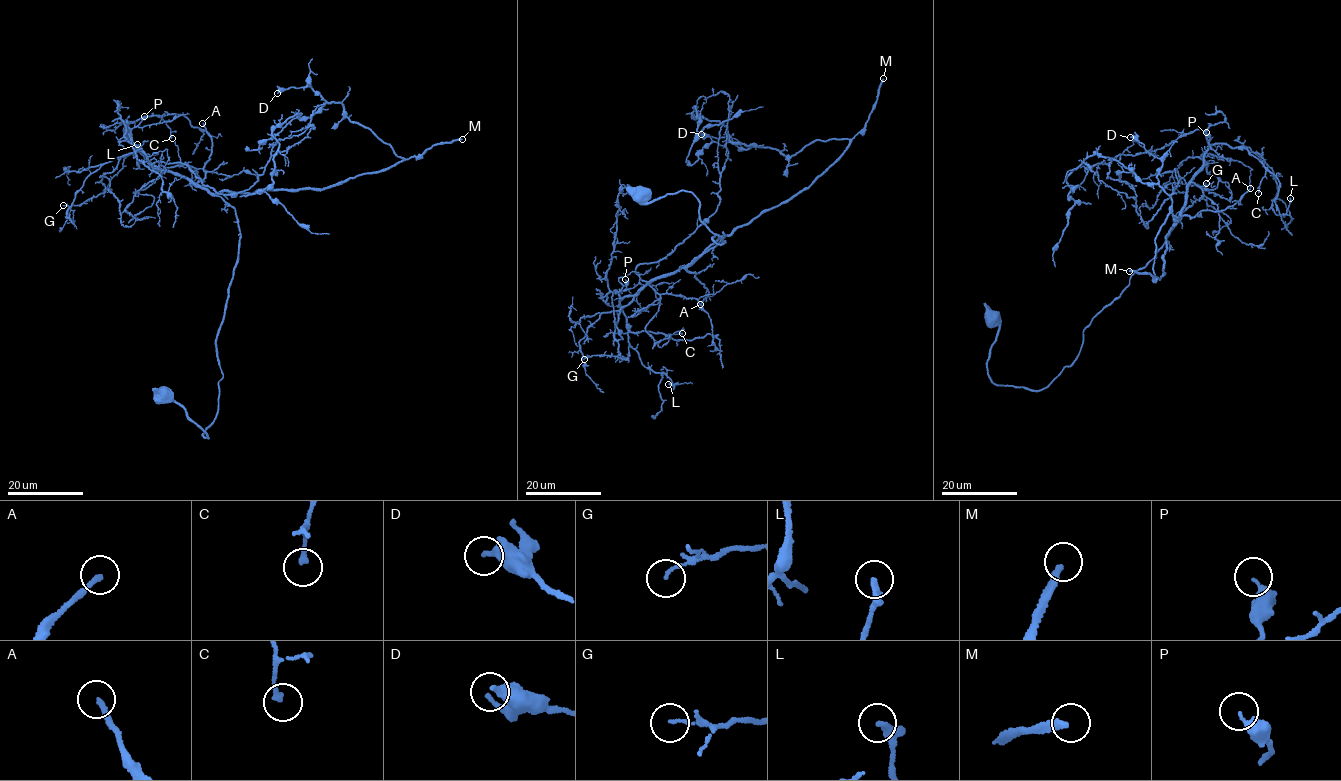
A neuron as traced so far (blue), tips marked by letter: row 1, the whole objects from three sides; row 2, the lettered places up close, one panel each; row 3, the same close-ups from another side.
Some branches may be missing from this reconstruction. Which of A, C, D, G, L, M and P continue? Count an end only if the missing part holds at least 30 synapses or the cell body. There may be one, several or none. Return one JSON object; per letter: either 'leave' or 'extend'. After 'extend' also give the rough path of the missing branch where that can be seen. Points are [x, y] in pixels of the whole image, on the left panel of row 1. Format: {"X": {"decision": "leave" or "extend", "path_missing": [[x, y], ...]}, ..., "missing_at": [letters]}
{"A": {"decision": "extend", "path_missing": [[202, 123], [181, 94], [153, 79]]}, "C": {"decision": "leave"}, "D": {"decision": "leave"}, "G": {"decision": "leave"}, "L": {"decision": "leave"}, "M": {"decision": "extend", "path_missing": [[462, 139], [481, 90], [468, 80], [342, 122], [299, 122], [280, 102], [238, 95], [212, 113], [190, 166]]}, "P": {"decision": "leave"}, "missing_at": ["A", "M"]}

